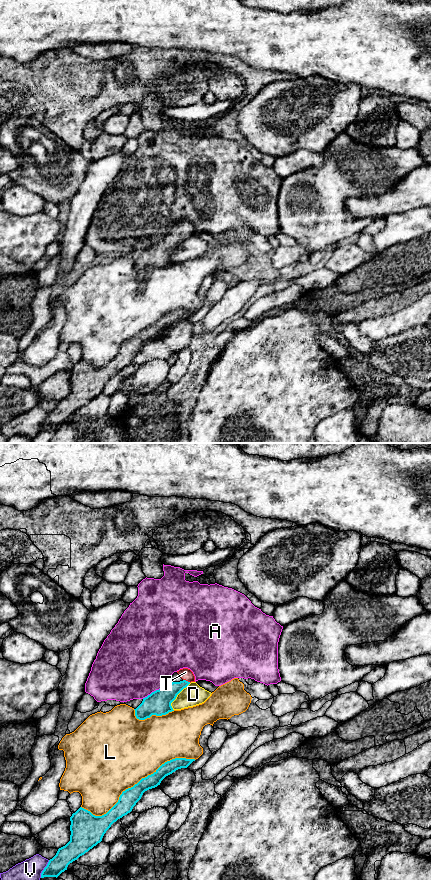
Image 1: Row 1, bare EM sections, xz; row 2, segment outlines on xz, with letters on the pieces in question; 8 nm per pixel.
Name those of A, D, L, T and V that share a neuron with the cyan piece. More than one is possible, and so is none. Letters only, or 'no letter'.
T

